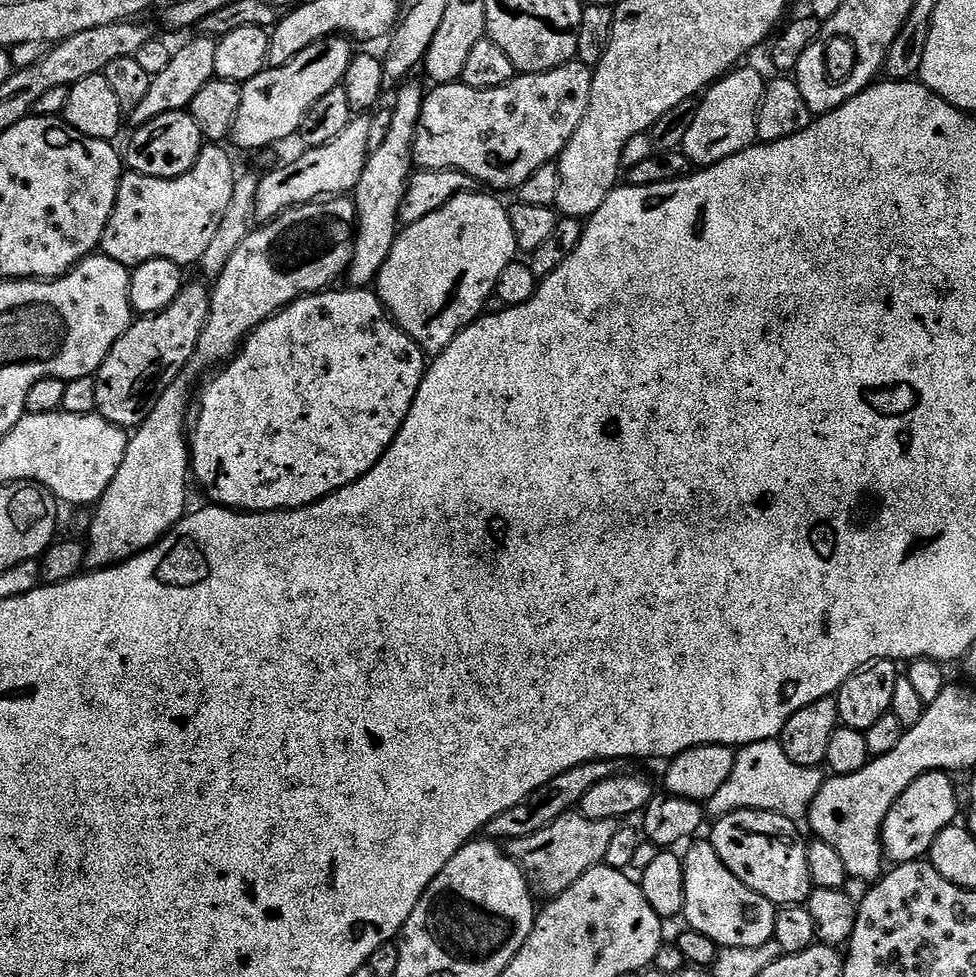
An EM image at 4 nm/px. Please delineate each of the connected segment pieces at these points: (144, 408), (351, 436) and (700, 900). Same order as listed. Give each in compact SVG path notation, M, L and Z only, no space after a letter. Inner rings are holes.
M185 283L169 308L156 312L152 316L137 319L124 331L122 338L114 342L110 354L106 354L102 366L95 375L98 390L96 412L102 419L125 430L134 430L146 419L150 410L154 410L160 394L165 392L175 380L180 379L181 372L192 361L192 355L195 354L198 346L198 338L202 338L202 330L208 317L209 299L209 285Z
M349 287L348 292L336 292L337 290L325 290L316 293L315 296L301 296L300 299L295 300L293 304L289 304L275 316L271 316L266 322L262 322L250 333L248 339L244 341L242 347L237 351L236 355L227 361L226 366L221 367L215 373L216 377L205 386L204 389L199 389L198 404L200 400L200 413L195 413L194 424L196 420L196 429L191 429L190 432L190 472L198 483L204 487L204 492L209 496L213 505L221 508L231 508L237 512L283 512L294 508L304 508L307 504L317 504L322 498L326 498L331 492L337 492L339 488L345 488L354 483L355 480L361 480L368 471L374 467L380 459L386 454L386 450L396 440L396 435L400 432L401 426L406 422L406 418L410 414L410 406L414 402L414 398L418 394L418 386L422 382L426 371L426 354L417 346L417 344L409 338L406 333L396 325L395 320L388 315L384 310L384 304L380 301L379 296L375 291L365 290L362 288Z
M697 839L687 845L688 853L683 853L684 877L686 878L686 902L682 913L683 919L688 919L687 927L698 934L706 934L720 948L741 948L742 946L762 946L772 939L774 922L778 911L777 905L771 904L762 894L750 890L718 858L718 850L707 840Z

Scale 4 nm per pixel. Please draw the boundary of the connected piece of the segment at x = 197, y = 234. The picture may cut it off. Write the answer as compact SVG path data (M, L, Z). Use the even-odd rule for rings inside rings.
M216 142L205 143L198 162L178 178L150 178L125 171L120 177L118 198L100 239L99 251L129 270L142 262L169 260L181 266L199 265L206 246L218 234L218 225L238 179L230 153Z

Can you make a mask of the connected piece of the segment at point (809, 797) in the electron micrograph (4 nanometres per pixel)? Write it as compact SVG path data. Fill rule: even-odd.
M779 739L745 744L736 752L734 770L730 770L730 778L722 782L722 790L706 801L706 812L712 818L728 816L732 812L776 812L788 820L800 822L807 817L808 807L814 802L825 779L820 768L807 768L798 766L798 762L790 762Z

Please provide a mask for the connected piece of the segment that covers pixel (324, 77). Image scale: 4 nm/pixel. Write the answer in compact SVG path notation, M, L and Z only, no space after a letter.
M330 36L327 40L319 40L314 42L314 46L302 50L302 54L298 54L290 62L286 62L286 66L267 67L254 78L247 80L240 90L242 102L238 106L238 114L234 118L231 143L236 143L240 148L268 148L271 144L280 144L283 140L290 139L291 136L293 139L300 131L302 118L306 118L306 110L310 110L310 106L314 106L314 102L318 102L318 98L323 98L326 94L330 94L330 90L343 85L344 75L350 66L353 55L354 44L351 39L343 36Z

